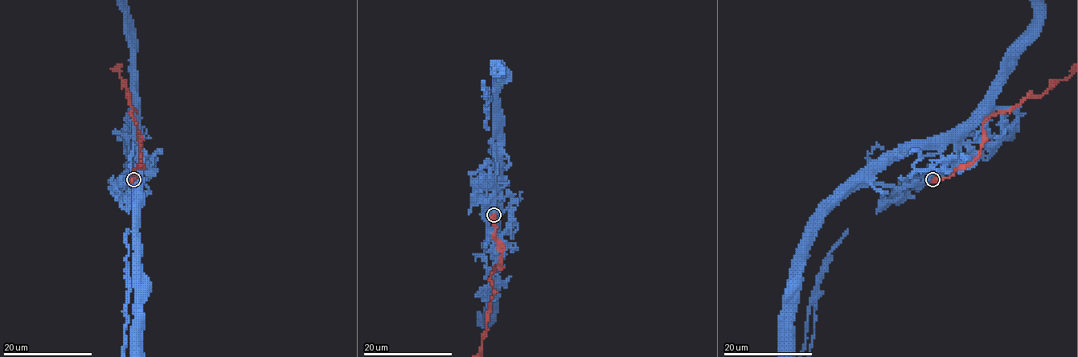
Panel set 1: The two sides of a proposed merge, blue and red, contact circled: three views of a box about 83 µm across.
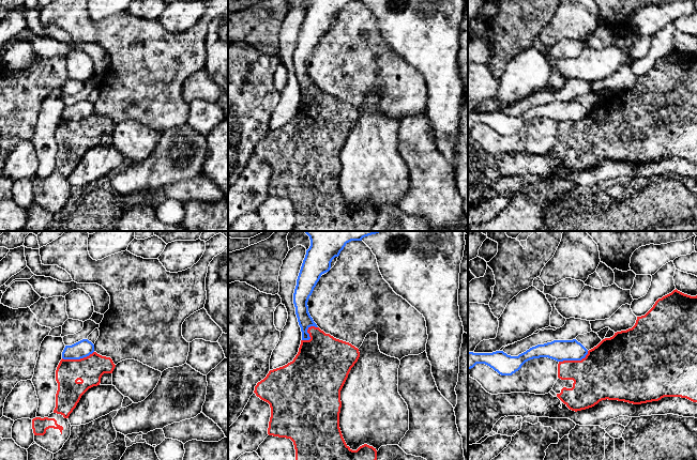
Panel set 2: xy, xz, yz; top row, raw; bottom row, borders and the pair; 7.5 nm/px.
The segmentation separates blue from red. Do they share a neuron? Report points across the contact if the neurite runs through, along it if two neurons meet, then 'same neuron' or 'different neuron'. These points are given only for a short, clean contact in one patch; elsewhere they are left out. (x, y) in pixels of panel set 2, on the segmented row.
different neuron

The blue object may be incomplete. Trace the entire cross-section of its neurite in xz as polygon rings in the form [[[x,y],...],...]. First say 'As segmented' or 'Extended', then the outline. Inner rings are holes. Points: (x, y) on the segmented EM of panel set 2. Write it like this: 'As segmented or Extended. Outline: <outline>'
As segmented. Outline: [[[304,231],[310,240],[310,246],[306,250],[293,293],[293,304],[296,315],[302,332],[302,340],[309,340],[307,329],[310,326],[318,327],[308,312],[307,302],[312,295],[314,288],[319,281],[322,274],[331,269],[331,262],[335,257],[338,257],[347,243],[351,241],[362,241],[363,237],[379,233],[381,231]]]

